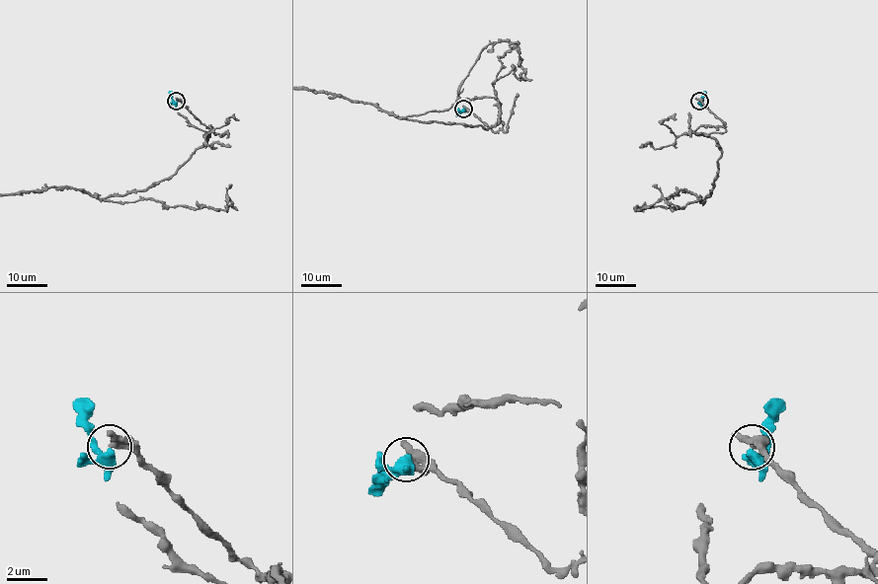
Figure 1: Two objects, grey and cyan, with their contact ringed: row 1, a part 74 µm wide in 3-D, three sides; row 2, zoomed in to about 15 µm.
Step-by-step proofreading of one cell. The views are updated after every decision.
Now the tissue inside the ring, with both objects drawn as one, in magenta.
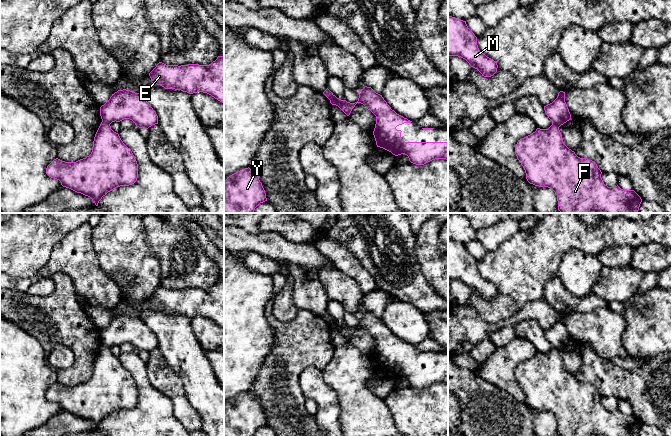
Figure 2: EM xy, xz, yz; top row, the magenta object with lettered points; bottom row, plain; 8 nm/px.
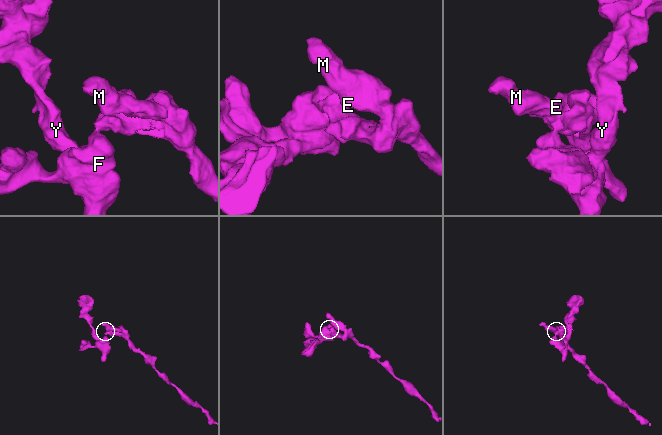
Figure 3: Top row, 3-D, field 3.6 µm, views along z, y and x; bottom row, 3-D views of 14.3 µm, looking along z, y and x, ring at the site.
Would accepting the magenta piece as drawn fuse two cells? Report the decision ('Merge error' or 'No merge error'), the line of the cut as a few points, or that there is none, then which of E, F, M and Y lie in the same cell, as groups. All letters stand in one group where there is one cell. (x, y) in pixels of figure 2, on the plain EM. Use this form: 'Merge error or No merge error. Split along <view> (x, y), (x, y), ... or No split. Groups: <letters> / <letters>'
Merge error. Split along xy (102, 344), (109, 348). Groups: E M / F Y

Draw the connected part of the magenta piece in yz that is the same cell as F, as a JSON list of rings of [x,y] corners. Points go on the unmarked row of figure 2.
[[[559,350],[537,352],[532,358],[520,363],[515,370],[517,383],[523,390],[530,408],[551,412],[557,419],[560,436],[638,436],[642,426],[634,414],[623,414],[618,409],[608,411],[601,402],[597,388],[578,381],[563,366]]]

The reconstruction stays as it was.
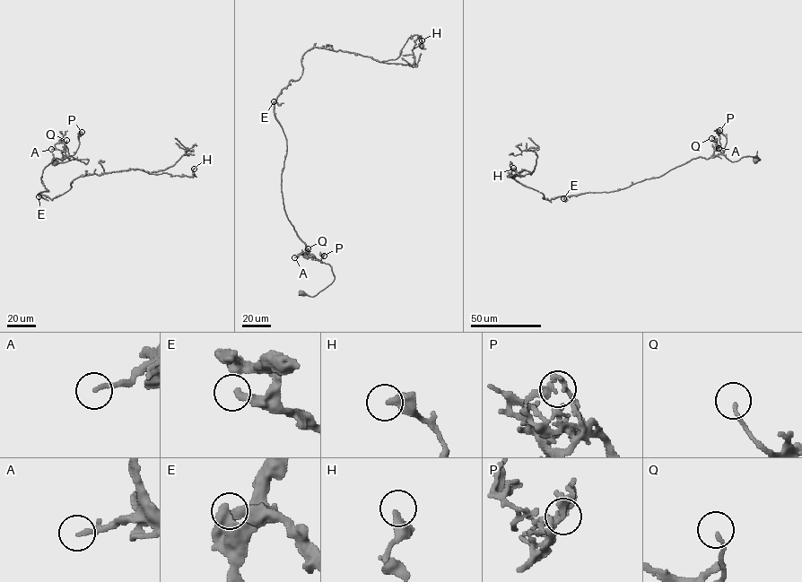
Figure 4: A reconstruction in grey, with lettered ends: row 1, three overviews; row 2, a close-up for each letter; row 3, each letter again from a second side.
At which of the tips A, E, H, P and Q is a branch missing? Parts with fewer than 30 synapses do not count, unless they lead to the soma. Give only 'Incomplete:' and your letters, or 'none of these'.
Incomplete: none of these

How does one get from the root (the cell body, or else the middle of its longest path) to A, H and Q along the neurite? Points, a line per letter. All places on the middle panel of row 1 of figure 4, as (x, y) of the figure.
A: (302, 293), (316, 295), (332, 282), (335, 275), (331, 266), (314, 256), (306, 257), (303, 252), (294, 257)
H: (302, 293), (335, 275), (283, 208), (275, 99), (313, 47), (382, 61), (422, 40)
Q: (302, 293), (314, 296), (334, 279), (328, 264), (311, 255), (306, 257), (304, 252), (297, 255), (308, 248)

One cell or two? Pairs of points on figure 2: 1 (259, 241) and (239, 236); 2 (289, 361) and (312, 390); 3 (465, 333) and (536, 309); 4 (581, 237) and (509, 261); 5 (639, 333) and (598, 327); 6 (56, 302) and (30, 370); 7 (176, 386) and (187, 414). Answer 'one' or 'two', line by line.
1: one
2: two
3: one
4: one
5: two
6: two
7: one

